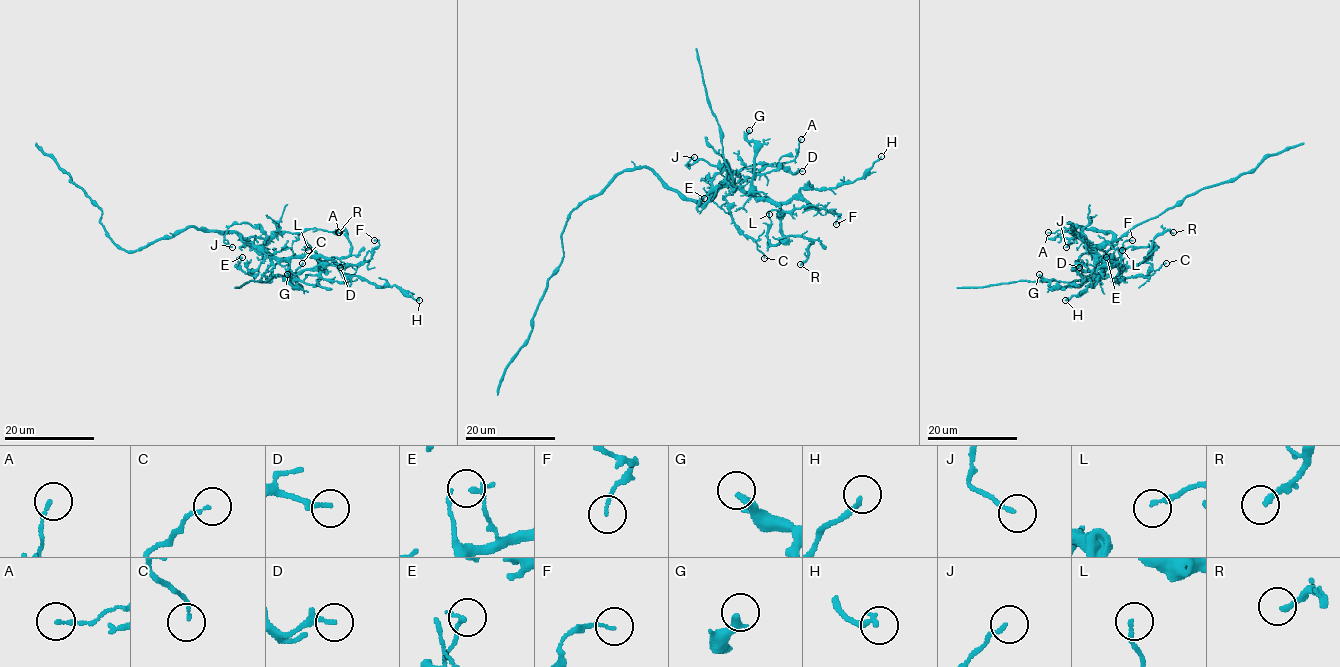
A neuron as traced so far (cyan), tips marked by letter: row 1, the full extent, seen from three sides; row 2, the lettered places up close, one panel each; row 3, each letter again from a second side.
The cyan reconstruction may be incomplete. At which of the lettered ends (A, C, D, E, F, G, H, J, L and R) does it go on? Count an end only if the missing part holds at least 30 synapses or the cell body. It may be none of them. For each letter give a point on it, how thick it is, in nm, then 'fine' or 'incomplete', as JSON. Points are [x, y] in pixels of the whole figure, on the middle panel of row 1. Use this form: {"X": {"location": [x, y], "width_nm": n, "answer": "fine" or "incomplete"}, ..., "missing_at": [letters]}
{"A": {"location": [801, 139], "width_nm": 140, "answer": "fine"}, "C": {"location": [764, 258], "width_nm": 110, "answer": "fine"}, "D": {"location": [802, 171], "width_nm": 240, "answer": "fine"}, "E": {"location": [704, 198], "width_nm": 180, "answer": "fine"}, "F": {"location": [836, 224], "width_nm": 110, "answer": "fine"}, "G": {"location": [749, 130], "width_nm": 320, "answer": "fine"}, "H": {"location": [881, 156], "width_nm": 190, "answer": "fine"}, "J": {"location": [694, 157], "width_nm": 140, "answer": "fine"}, "L": {"location": [769, 214], "width_nm": 160, "answer": "fine"}, "R": {"location": [800, 264], "width_nm": 200, "answer": "fine"}, "missing_at": []}

